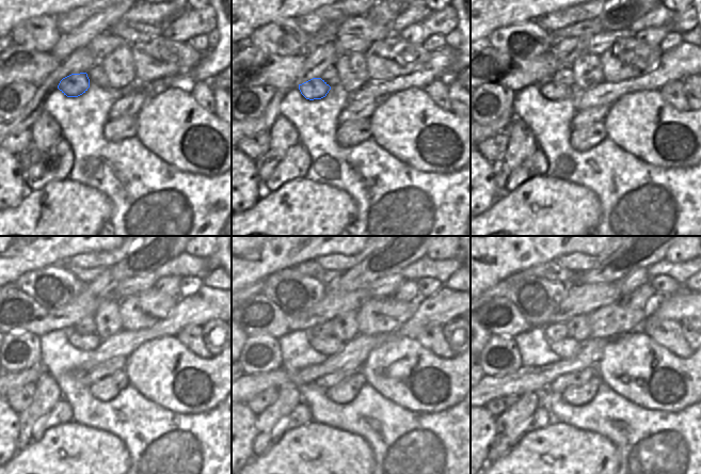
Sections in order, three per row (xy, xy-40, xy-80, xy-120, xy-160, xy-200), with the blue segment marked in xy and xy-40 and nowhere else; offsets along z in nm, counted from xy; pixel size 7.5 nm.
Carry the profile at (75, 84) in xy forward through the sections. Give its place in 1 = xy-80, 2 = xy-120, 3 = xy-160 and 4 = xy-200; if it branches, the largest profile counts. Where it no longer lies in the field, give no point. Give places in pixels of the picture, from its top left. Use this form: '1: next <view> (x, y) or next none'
1: next xy-80 (553, 91)
2: next xy-120 (86, 342)
3: next xy-160 (330, 346)
4: next xy-200 (566, 348)

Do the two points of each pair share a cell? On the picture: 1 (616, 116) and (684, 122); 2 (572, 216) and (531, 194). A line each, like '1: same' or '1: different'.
1: same
2: same

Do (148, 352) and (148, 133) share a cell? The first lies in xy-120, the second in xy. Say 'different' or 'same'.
same

